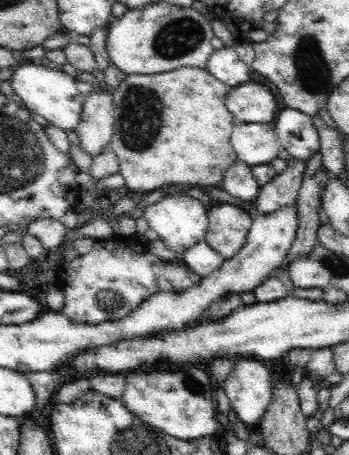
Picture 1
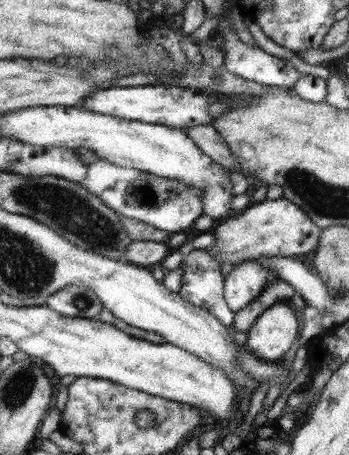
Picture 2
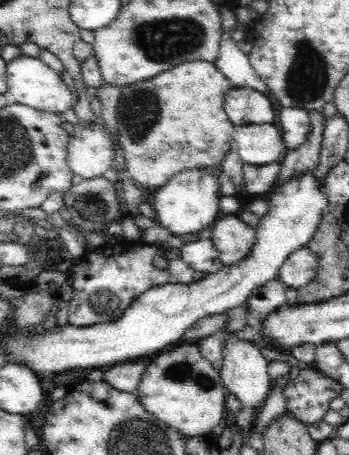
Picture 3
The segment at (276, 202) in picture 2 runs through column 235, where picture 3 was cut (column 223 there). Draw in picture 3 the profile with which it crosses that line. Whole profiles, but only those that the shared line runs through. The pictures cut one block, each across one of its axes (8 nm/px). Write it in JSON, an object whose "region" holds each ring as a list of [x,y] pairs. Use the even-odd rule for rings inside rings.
{"region":[[[224,214],[210,230],[210,240],[218,248],[224,266],[234,266],[244,260],[256,242],[256,230],[244,224],[238,214]]]}

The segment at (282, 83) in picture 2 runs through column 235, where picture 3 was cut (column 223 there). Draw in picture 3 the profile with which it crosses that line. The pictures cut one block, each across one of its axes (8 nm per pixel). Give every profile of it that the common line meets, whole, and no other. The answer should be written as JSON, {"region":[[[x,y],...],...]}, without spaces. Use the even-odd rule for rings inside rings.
{"region":[[[222,34],[220,52],[214,60],[214,68],[220,70],[232,82],[232,88],[244,86],[244,88],[262,92],[268,98],[274,98],[272,92],[268,90],[268,86],[258,76],[258,72],[252,68],[250,54],[246,54],[246,50],[240,50],[240,48],[242,46],[236,46],[236,42],[232,42],[232,38],[228,34]]]}

